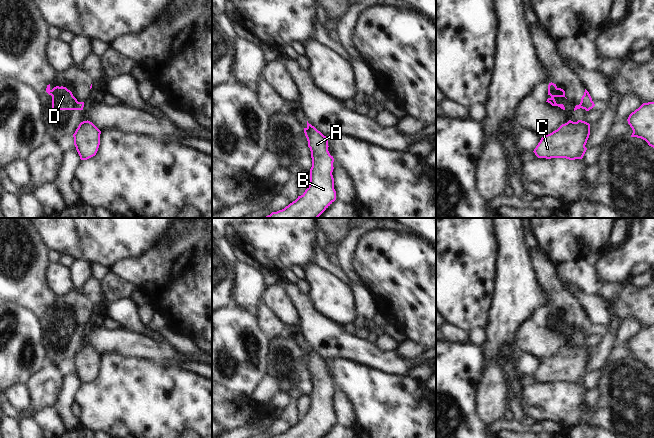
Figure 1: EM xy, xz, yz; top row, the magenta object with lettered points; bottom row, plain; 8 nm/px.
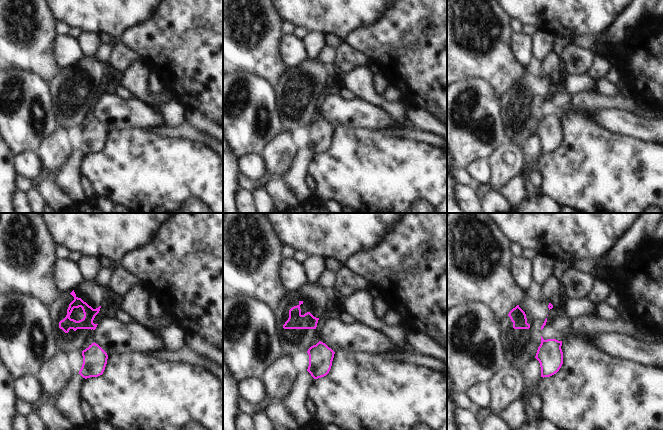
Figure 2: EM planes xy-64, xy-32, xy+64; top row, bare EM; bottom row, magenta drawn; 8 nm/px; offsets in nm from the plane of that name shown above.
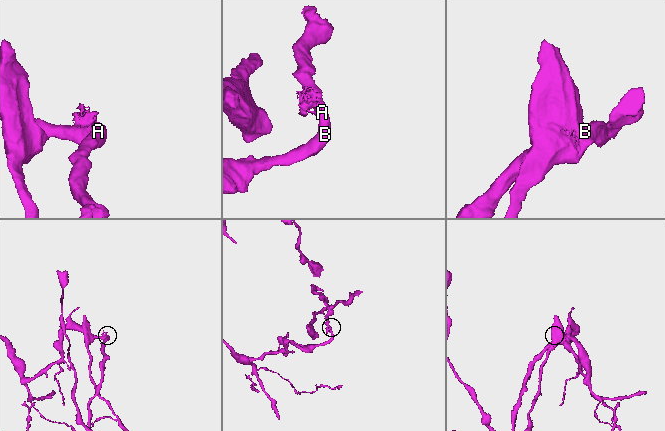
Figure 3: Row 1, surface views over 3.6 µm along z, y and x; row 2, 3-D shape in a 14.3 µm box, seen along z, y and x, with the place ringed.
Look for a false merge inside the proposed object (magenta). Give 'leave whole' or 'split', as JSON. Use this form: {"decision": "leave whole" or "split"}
{"decision": "split"}

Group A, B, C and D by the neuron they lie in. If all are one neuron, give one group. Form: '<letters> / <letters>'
A B C / D

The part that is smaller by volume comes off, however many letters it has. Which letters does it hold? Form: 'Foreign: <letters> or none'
Foreign: D

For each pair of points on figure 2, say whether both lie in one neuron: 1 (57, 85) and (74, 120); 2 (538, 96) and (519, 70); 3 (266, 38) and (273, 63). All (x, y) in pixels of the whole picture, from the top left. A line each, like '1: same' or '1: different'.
1: same
2: different
3: same

